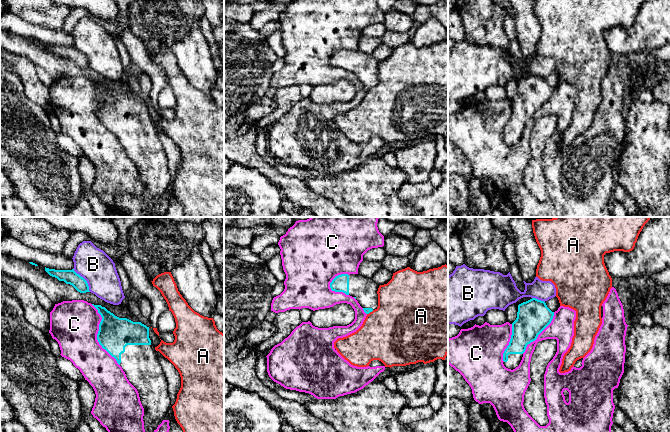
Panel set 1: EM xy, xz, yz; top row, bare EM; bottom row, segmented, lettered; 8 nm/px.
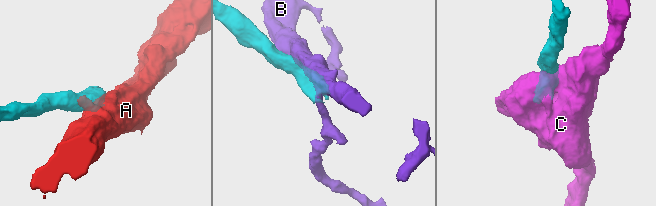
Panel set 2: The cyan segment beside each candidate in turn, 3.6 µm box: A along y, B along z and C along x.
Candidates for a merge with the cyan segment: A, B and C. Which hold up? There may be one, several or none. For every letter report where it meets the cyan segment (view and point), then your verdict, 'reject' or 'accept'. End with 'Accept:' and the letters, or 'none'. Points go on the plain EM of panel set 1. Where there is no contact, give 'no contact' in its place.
A: meets cyan in xz at (370, 87); reject
B: meets cyan in xy at (84, 55); reject
C: meets cyan in xy at (97, 111); reject
Accept: none

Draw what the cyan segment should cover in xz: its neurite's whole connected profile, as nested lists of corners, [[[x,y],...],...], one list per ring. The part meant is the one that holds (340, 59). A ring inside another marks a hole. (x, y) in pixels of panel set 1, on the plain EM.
[[[341,50],[332,56],[330,64],[354,73],[366,90],[378,83],[379,61],[370,54],[359,50]]]

